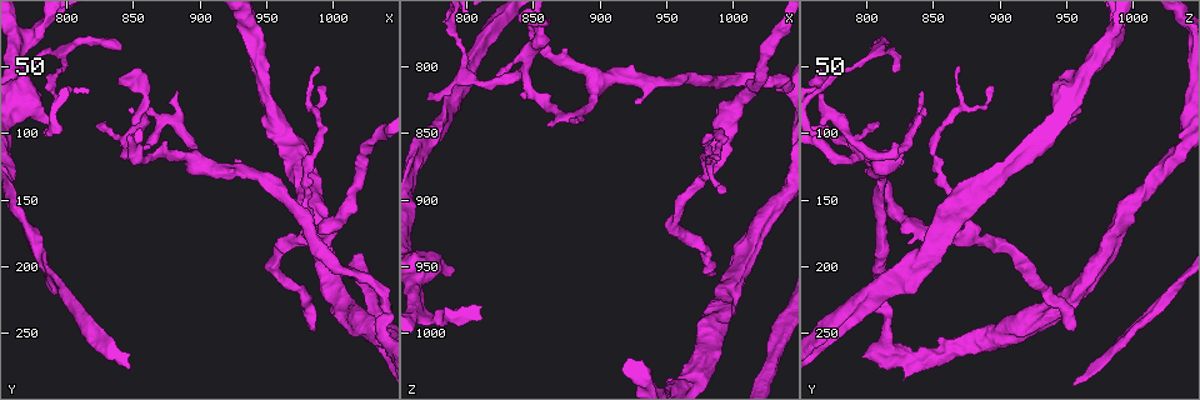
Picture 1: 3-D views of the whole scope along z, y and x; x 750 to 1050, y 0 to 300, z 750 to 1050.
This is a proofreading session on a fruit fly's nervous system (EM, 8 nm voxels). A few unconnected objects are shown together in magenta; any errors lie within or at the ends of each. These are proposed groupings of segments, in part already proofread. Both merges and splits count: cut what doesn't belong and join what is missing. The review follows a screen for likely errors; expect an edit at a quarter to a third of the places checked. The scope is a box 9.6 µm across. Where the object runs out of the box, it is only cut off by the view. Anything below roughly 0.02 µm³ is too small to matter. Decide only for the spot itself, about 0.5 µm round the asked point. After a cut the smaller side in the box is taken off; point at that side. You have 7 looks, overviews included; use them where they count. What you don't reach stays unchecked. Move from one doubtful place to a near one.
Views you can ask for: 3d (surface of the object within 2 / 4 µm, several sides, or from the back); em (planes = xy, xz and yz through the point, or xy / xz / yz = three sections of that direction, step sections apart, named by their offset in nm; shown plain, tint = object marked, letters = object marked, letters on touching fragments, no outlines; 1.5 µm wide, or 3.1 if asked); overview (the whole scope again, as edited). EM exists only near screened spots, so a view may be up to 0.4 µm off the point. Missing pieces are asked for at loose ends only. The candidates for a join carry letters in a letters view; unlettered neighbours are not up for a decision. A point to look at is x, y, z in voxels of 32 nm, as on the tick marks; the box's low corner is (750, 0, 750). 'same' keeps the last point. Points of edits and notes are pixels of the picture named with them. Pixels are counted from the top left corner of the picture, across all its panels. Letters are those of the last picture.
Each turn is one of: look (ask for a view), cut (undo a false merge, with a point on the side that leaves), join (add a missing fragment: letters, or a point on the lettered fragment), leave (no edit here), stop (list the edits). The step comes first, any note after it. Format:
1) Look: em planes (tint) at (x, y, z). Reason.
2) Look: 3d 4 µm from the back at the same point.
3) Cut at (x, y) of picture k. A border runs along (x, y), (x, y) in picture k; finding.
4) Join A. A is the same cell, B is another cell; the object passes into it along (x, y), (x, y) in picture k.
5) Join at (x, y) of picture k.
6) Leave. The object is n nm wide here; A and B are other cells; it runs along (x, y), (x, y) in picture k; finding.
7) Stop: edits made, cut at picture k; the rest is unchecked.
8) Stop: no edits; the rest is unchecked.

Look: 3d 2 µm at (882, 68, 842). Free end.

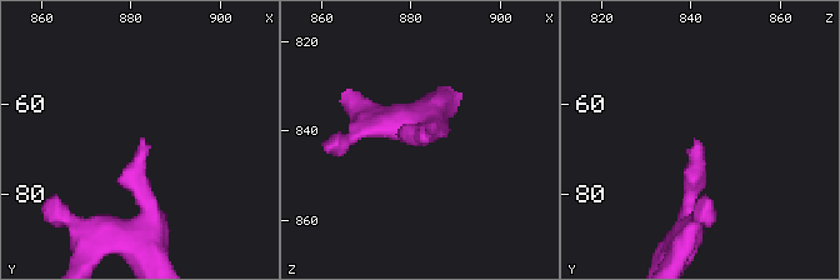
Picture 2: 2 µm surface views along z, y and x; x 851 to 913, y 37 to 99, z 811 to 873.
Look: em xz step 4 (letters) at (882, 68, 842). Need the tissue.

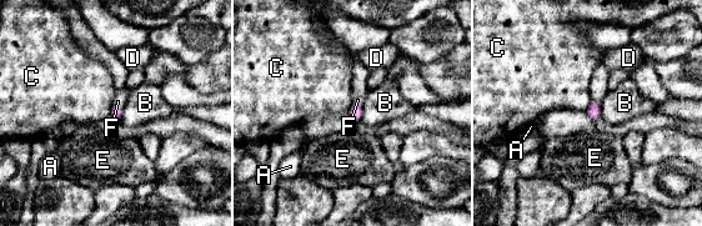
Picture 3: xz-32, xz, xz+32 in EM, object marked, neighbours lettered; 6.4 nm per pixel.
Join F. F is the same cell, A, B, C, D and E are other cells; the object passes into it along (116, 112), (118, 109), (120, 99) in picture 3; it goes on there.

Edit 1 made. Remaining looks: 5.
Look: em planes (letters) at (986, 246, 956). Long arm stops here.

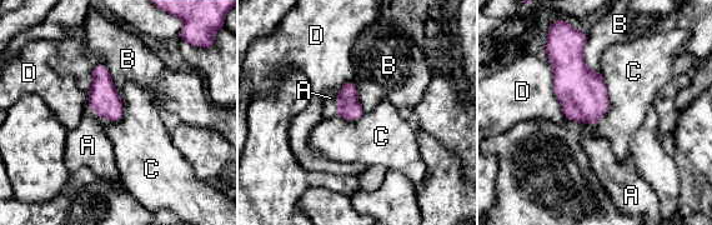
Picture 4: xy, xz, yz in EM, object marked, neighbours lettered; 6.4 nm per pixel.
Join A. A is the same cell, B, C and D are other cells; the object passes into it along (349, 108), (337, 105), (330, 98) in picture 4; the neuron continues.

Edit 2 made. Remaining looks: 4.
Stop: edits made, join at picture 3, join at picture 4; the rest is unchecked.

